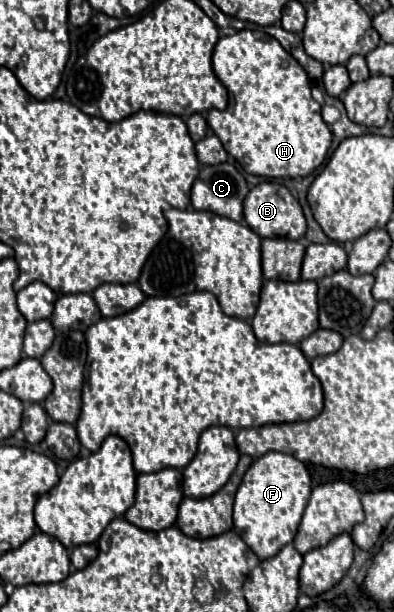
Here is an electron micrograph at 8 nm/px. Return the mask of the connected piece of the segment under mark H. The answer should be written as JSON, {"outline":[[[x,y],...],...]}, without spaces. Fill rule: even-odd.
{"outline":[[[245,28],[233,36],[219,38],[213,52],[213,70],[229,90],[229,106],[225,110],[211,110],[207,122],[245,172],[267,178],[297,178],[311,174],[325,162],[331,148],[331,130],[321,118],[321,104],[311,96],[307,72],[273,36]]]}

